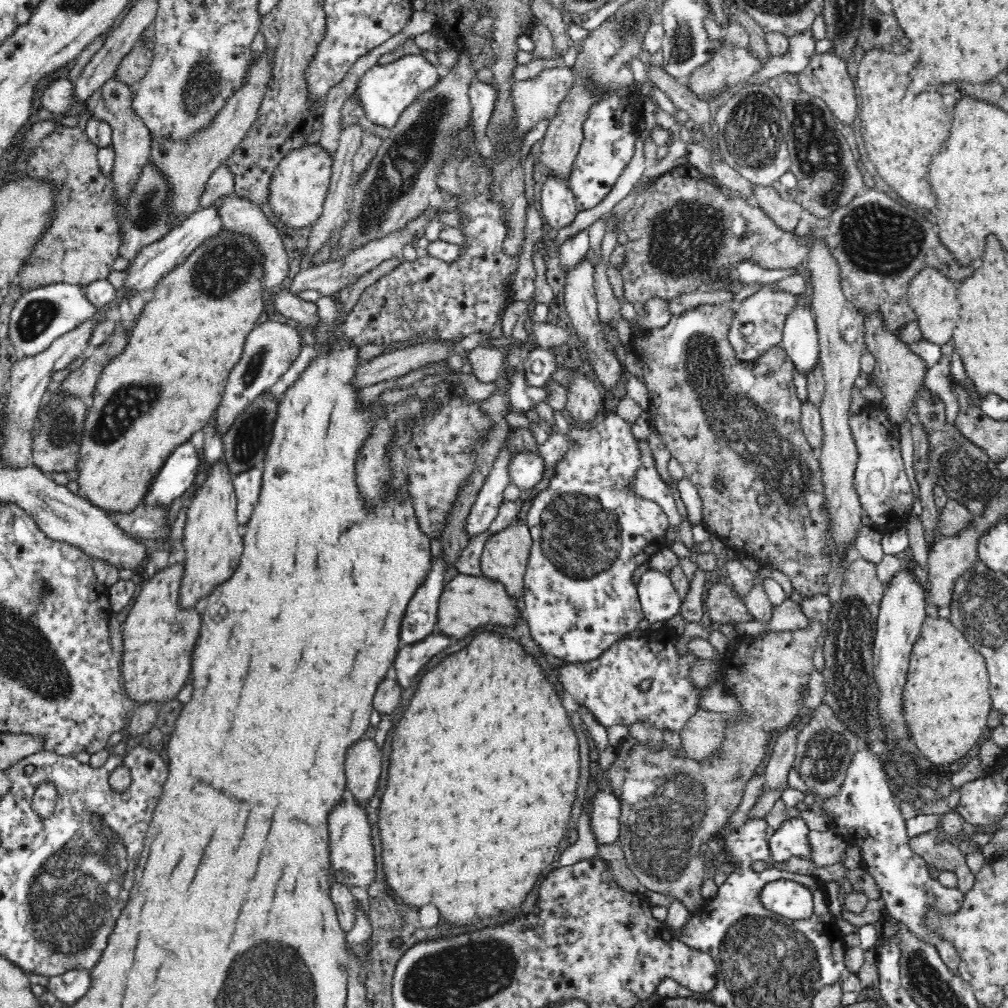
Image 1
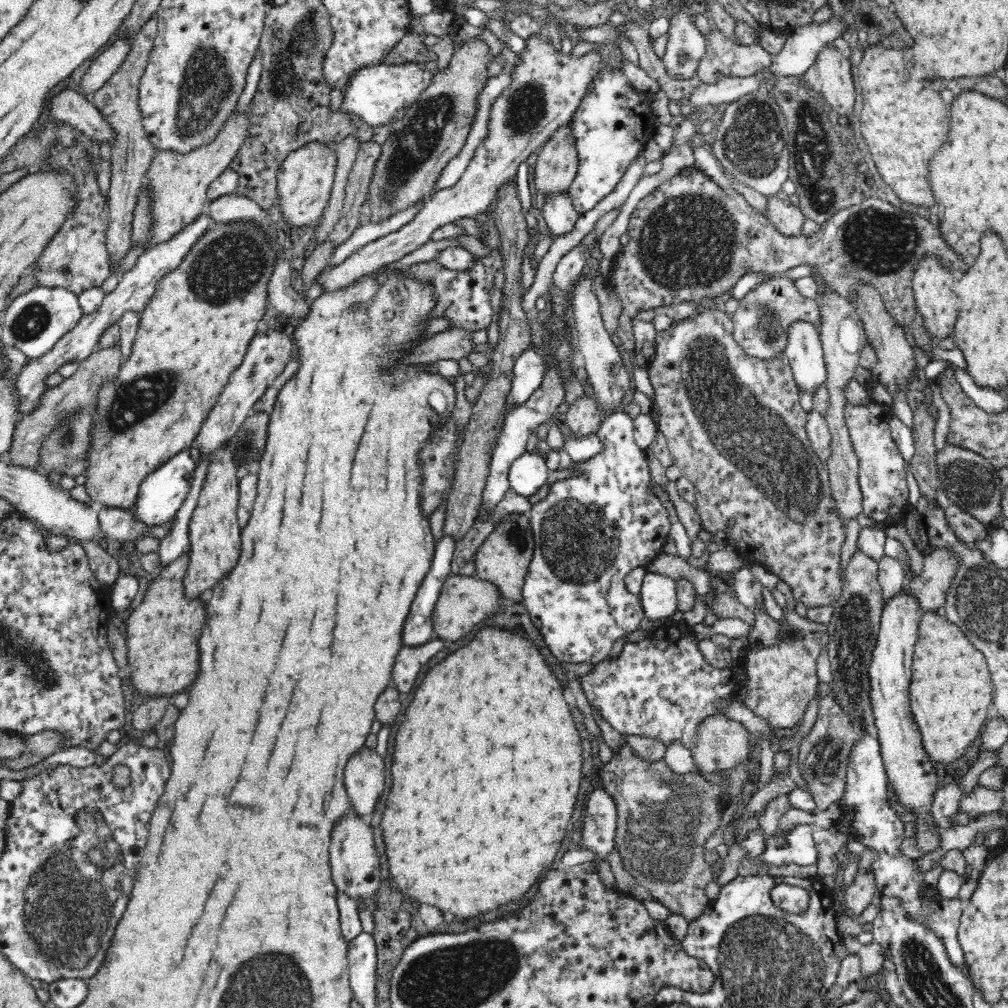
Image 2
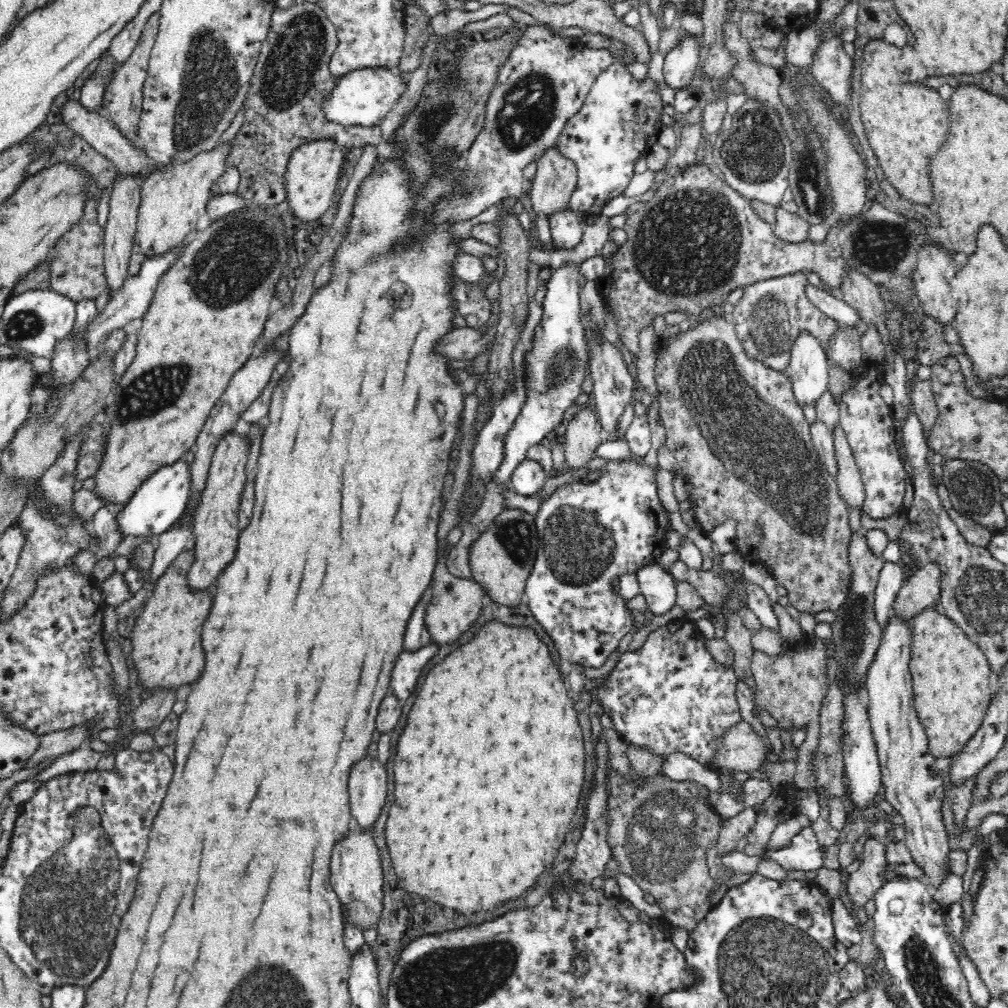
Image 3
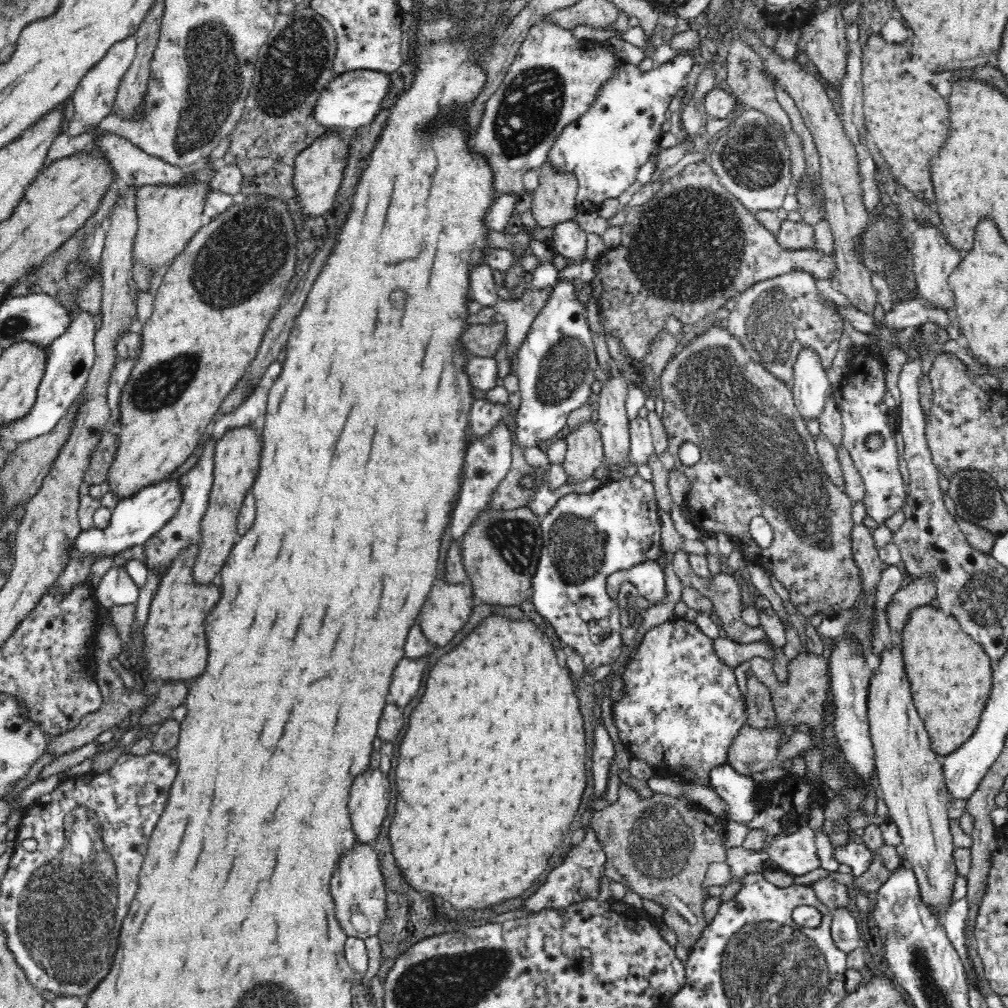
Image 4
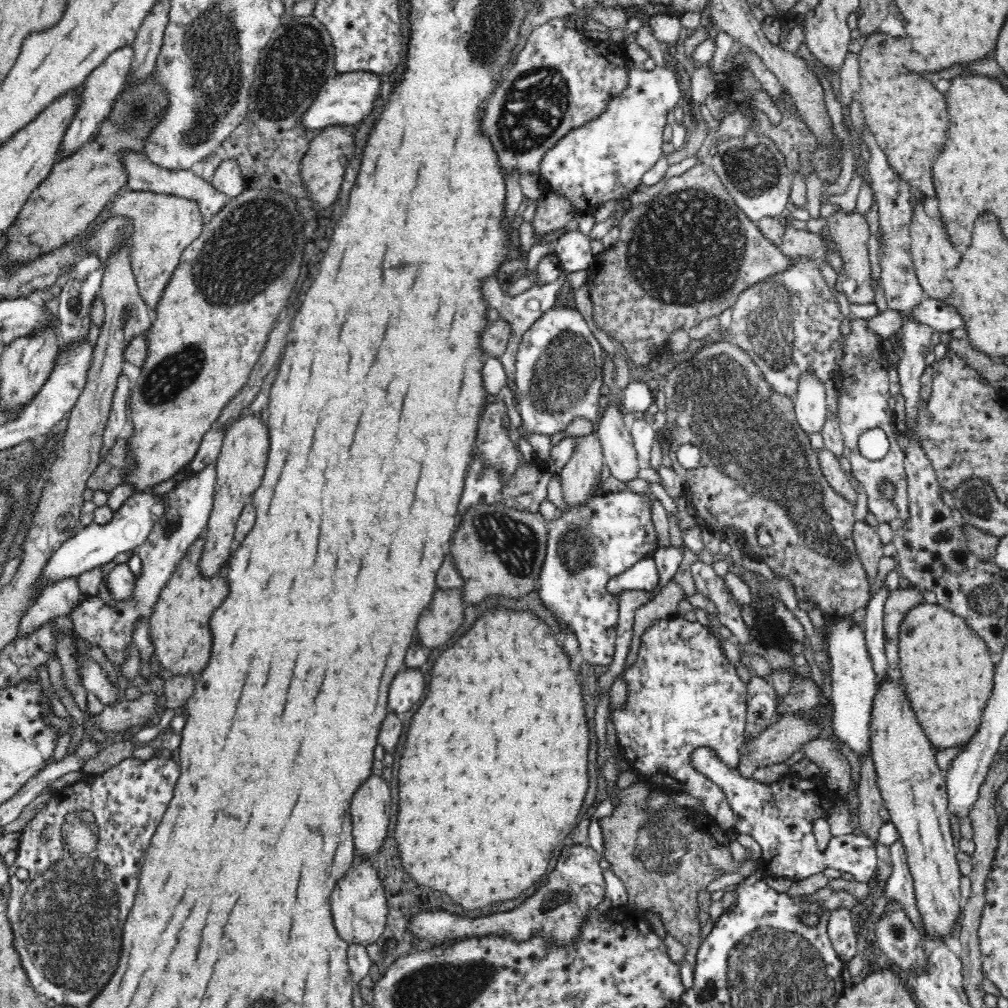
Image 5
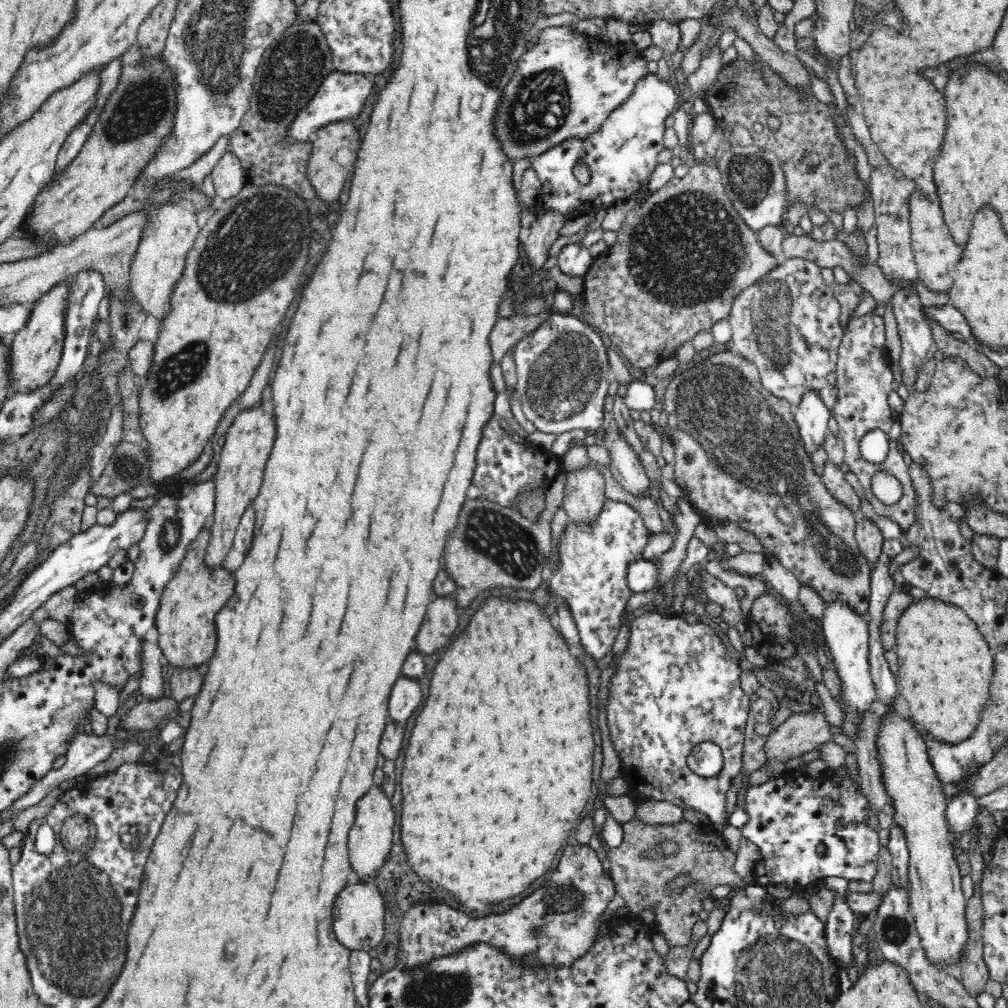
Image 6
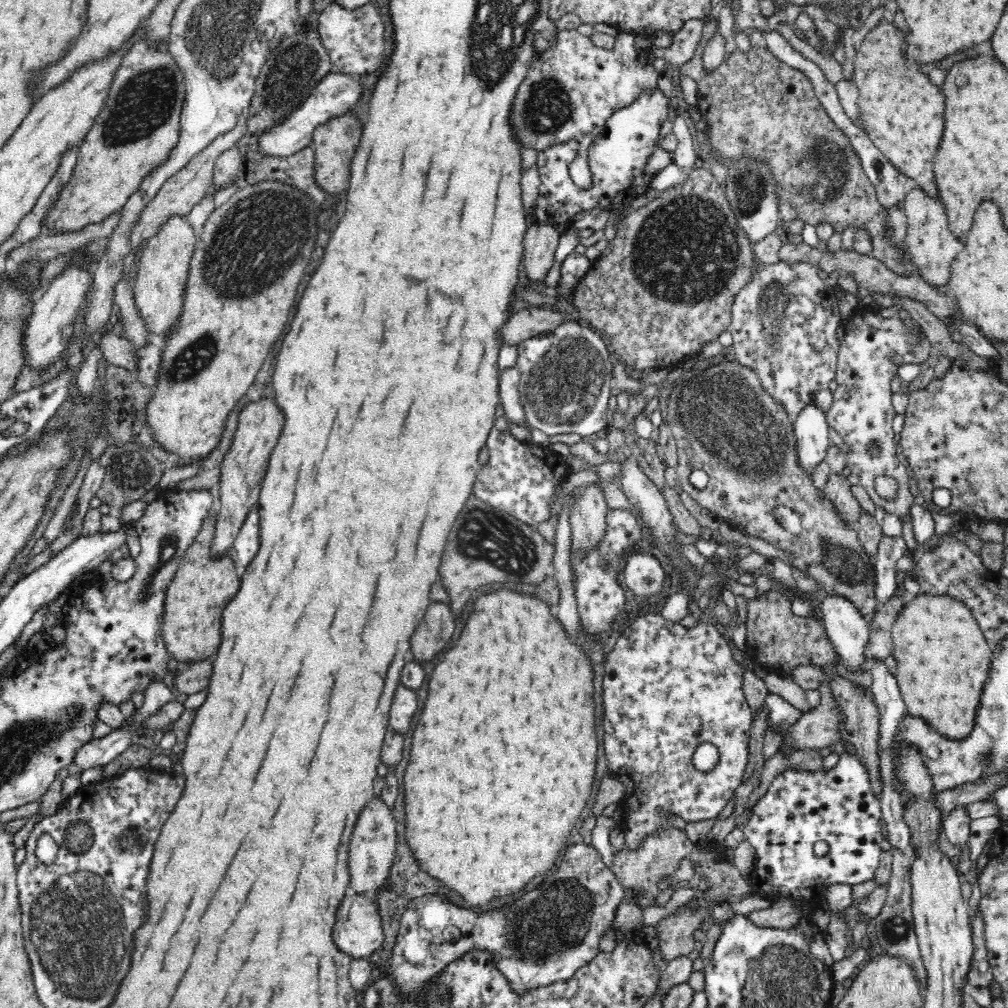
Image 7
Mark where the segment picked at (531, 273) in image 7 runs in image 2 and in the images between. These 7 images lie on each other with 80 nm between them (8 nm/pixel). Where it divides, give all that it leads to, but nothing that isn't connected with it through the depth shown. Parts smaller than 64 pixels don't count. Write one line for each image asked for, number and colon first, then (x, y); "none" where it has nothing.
2: (556, 166)
3: (555, 180)
4: (555, 201)
5: (553, 213)
6: (544, 231)

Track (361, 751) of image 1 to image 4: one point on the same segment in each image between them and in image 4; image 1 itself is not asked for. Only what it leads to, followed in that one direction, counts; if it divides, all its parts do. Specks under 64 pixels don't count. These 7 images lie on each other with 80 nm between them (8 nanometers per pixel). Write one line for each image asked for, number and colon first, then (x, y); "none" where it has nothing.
2: (364, 780)
3: (368, 784)
4: (370, 794)

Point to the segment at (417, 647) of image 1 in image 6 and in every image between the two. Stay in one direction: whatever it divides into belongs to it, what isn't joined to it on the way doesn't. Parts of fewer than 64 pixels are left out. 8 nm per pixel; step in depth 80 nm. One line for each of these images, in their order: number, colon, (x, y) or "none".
2: (409, 662)
3: (409, 666)
4: (407, 681)
5: (408, 687)
6: (406, 697)

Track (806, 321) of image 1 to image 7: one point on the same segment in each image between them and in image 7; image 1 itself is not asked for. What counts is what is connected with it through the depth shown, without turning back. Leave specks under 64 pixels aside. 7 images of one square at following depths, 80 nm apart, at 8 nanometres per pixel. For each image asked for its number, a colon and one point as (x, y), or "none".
2: (804, 352)
3: (808, 368)
4: (810, 388)
5: (811, 413)
6: (811, 416)
7: (811, 430)

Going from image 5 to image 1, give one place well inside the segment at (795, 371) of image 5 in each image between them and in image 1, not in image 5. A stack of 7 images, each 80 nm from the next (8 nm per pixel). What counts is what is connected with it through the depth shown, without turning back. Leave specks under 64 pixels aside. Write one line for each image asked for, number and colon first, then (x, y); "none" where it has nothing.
1: (758, 325)
2: (761, 321)
3: (772, 314)
4: (775, 319)

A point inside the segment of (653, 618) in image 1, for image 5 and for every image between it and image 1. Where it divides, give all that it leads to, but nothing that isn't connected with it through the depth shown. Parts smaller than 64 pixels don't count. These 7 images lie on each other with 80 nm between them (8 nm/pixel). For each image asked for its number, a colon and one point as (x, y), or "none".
2: (658, 595)
3: (657, 591)
4: (648, 577)
5: (643, 575)

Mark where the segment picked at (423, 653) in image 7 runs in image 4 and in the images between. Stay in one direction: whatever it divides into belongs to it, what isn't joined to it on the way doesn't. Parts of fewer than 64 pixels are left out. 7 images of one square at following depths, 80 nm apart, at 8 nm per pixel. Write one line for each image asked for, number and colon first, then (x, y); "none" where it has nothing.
4: (449, 605)
5: (443, 617)
6: (441, 620)

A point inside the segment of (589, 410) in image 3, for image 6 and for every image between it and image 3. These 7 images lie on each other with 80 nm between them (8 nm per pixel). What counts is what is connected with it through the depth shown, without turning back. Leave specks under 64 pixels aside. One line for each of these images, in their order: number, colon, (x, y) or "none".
4: (584, 455)
5: (580, 479)
6: (584, 498)

